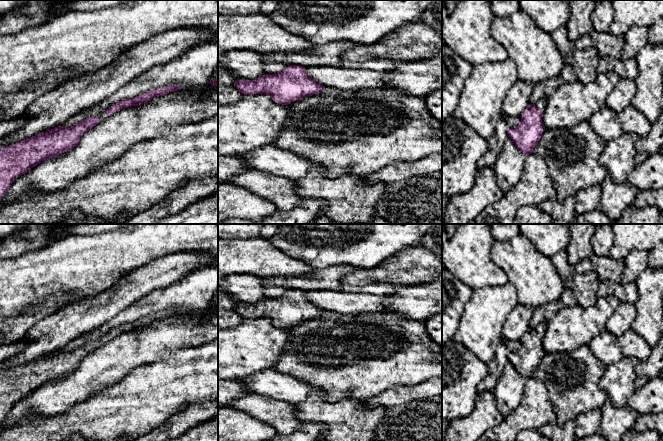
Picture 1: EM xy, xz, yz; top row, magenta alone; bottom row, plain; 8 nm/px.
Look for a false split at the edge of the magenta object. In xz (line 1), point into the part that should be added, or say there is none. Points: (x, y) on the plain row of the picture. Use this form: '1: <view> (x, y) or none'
1: none

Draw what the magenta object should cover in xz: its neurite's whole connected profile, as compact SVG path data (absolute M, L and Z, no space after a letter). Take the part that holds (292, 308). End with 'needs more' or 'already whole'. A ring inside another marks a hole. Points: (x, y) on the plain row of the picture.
M288 289L277 298L265 298L253 304L237 304L233 310L244 319L266 318L282 329L324 316L324 310L308 300L305 291L297 289Z; already whole

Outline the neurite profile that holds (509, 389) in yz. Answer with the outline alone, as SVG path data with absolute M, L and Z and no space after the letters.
M508 362L493 390L496 404L503 417L512 413L520 404L524 392L525 379Z

